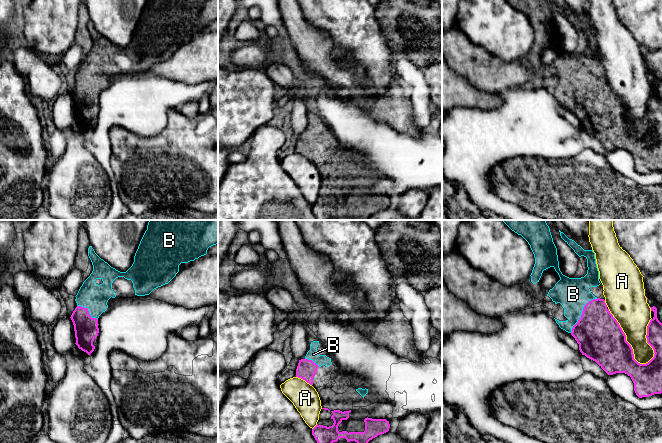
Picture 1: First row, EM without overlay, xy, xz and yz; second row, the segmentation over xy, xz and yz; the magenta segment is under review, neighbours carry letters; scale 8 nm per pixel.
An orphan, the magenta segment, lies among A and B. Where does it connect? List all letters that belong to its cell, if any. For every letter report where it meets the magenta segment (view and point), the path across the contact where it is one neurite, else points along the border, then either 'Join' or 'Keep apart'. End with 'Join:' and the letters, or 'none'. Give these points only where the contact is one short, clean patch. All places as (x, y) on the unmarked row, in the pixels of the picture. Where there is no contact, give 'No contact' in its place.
A: Touches magenta at yz (625, 116). Keep apart
B: Touches magenta at yz (582, 89). Join
Join: B

